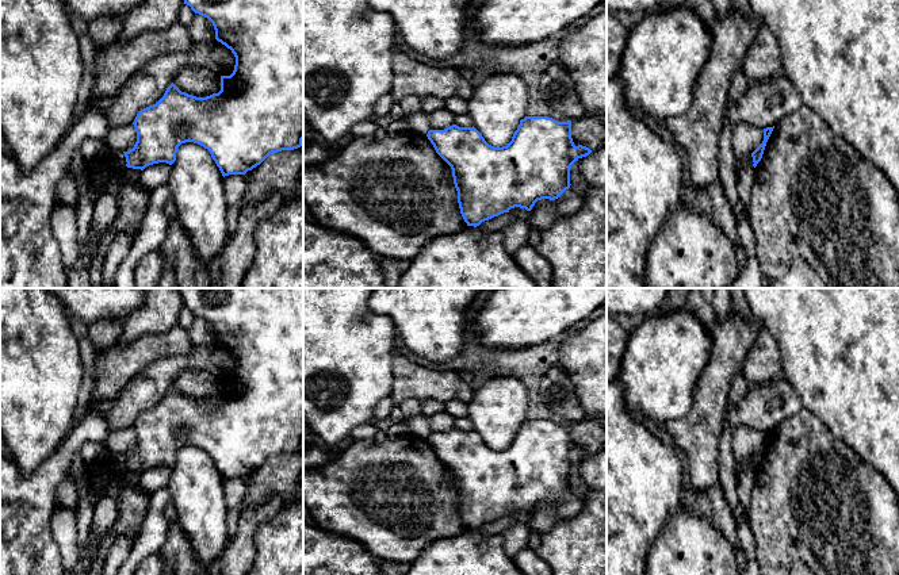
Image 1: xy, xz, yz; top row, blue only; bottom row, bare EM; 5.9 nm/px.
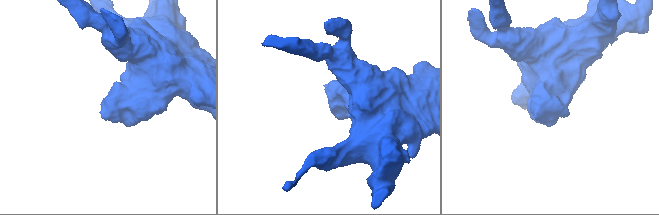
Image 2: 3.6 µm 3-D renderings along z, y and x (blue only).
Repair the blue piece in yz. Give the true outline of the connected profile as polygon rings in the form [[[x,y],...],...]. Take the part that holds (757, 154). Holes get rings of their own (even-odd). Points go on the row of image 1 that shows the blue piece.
[[[774,126],[773,127],[766,127],[764,129],[764,141],[762,143],[751,153],[751,157],[753,157],[753,166],[755,168],[757,164],[761,161],[762,158],[762,154],[764,154],[764,150],[765,150],[765,146],[766,146],[766,142],[773,131]]]

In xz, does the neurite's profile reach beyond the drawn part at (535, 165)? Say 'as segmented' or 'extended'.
as segmented

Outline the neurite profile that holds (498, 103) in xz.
[[[493,74],[475,83],[467,114],[489,145],[502,147],[527,116],[528,97],[527,84],[520,76]]]

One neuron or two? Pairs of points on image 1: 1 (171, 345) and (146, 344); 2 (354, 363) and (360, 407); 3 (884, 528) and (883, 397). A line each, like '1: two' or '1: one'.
1: one
2: one
3: two

